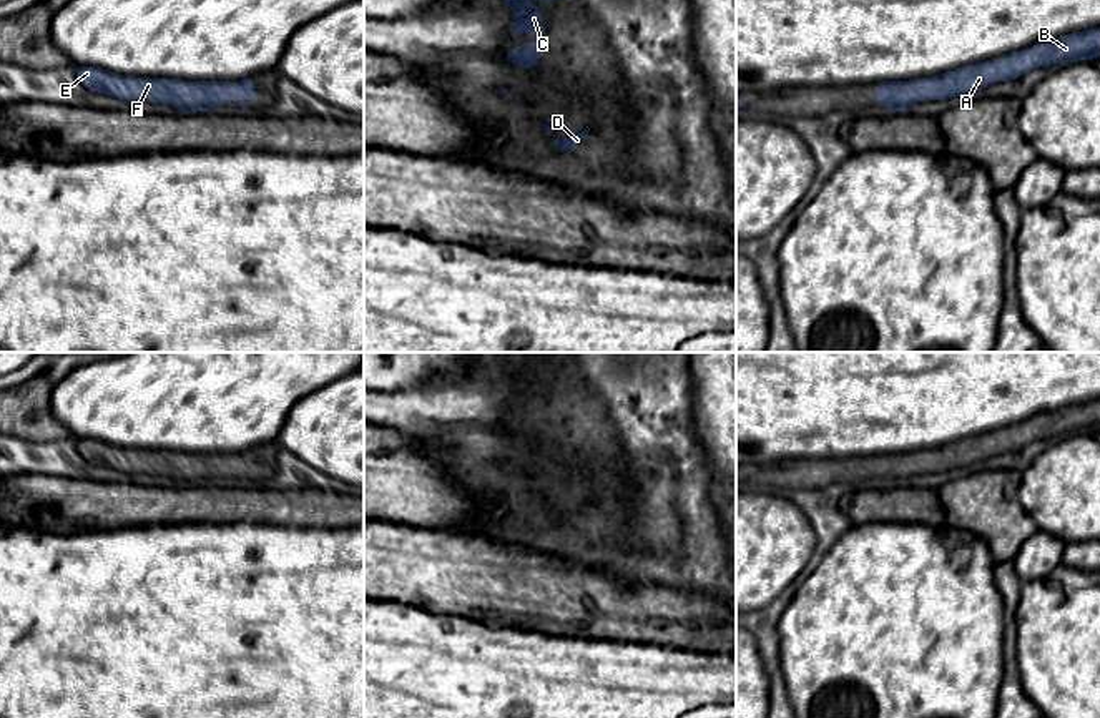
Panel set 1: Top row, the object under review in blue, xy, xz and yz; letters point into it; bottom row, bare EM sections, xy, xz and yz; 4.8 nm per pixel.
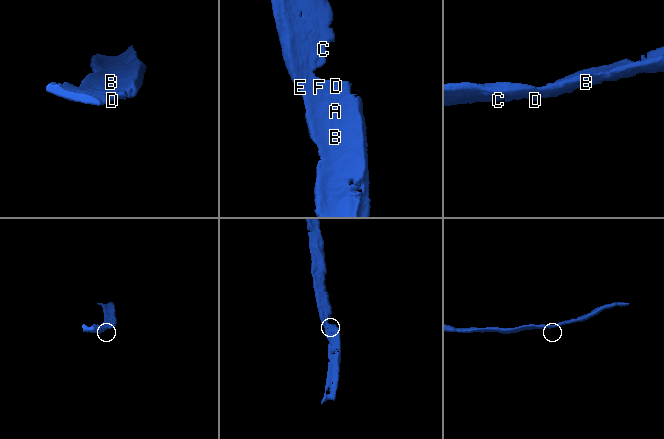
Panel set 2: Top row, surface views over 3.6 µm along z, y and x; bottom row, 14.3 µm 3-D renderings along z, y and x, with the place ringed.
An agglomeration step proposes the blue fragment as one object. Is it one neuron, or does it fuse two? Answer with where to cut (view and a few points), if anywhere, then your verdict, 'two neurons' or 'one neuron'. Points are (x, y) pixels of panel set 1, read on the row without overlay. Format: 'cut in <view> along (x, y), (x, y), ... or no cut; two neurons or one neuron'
no cut; one neuron

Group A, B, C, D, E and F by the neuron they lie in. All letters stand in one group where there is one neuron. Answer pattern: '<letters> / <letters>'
A B C D E F

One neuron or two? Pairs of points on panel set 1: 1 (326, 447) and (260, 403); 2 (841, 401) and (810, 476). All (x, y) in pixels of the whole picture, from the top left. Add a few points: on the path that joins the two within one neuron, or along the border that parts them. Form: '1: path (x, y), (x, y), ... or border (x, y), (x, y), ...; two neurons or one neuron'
1: border (311, 391), (289, 411), (276, 439); two neurons
2: border (854, 456), (781, 459), (778, 462); two neurons

